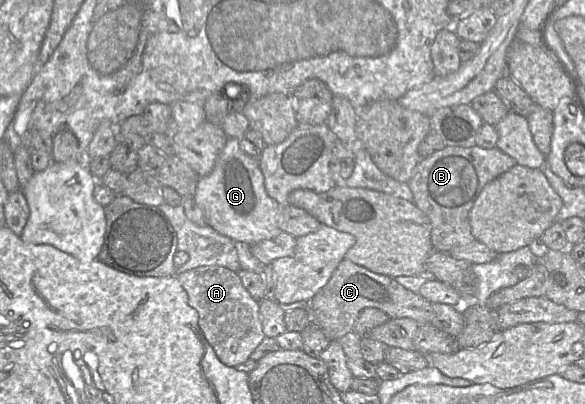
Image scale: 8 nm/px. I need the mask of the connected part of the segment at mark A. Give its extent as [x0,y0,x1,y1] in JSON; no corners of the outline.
[177,266,265,367]

